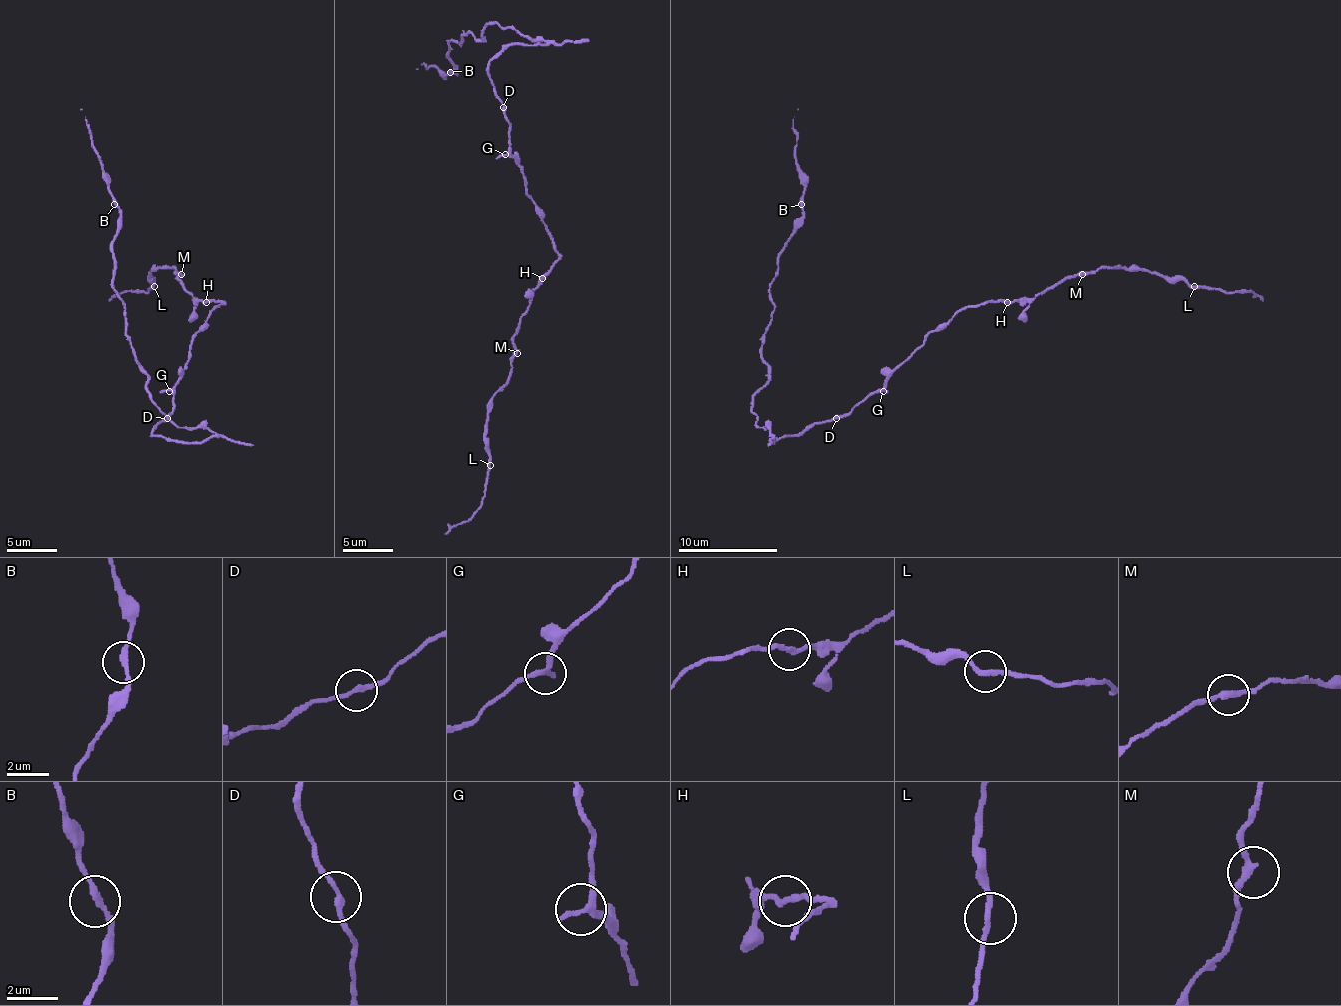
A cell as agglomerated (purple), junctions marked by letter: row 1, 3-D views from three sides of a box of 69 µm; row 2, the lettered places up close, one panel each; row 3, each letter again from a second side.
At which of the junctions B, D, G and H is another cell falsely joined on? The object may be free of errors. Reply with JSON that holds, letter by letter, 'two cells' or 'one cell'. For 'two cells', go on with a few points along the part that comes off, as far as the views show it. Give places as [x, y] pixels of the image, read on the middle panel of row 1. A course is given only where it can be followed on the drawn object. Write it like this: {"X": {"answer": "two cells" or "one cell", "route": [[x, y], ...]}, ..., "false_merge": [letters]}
{"B": {"answer": "one cell"}, "D": {"answer": "one cell"}, "G": {"answer": "one cell"}, "H": {"answer": "one cell"}, "false_merge": []}

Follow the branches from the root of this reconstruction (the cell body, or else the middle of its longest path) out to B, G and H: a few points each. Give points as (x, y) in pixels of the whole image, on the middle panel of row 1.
B: (505, 107), (488, 64), (510, 44), (547, 42), (490, 22), (483, 40), (448, 42), (450, 72)
G: (505, 107), (505, 119), (510, 127), (510, 149), (505, 154)
H: (505, 107), (510, 154), (557, 253), (555, 266), (542, 278)

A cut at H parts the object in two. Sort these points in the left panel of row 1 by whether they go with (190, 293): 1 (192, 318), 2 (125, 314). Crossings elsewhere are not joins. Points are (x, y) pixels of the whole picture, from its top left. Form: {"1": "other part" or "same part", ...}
{"1": "same part", "2": "other part"}

